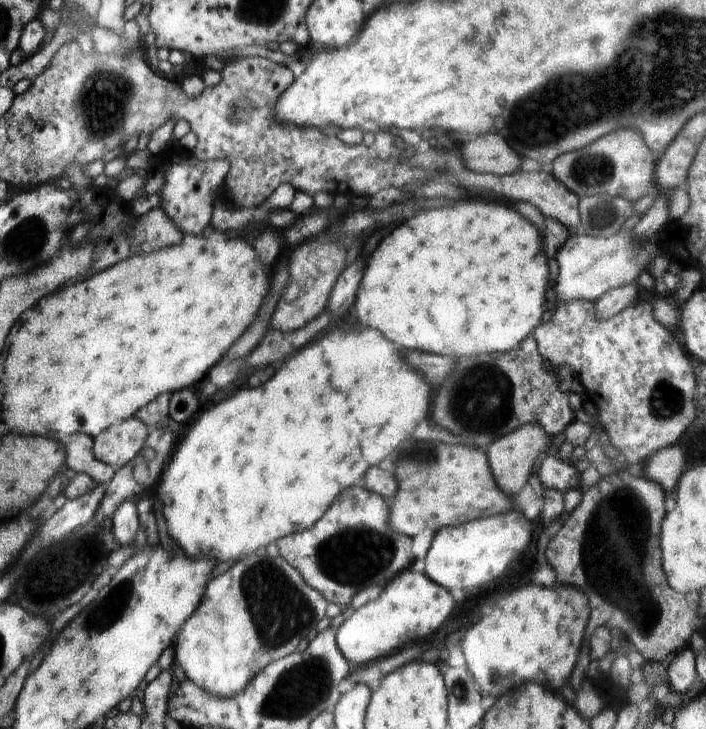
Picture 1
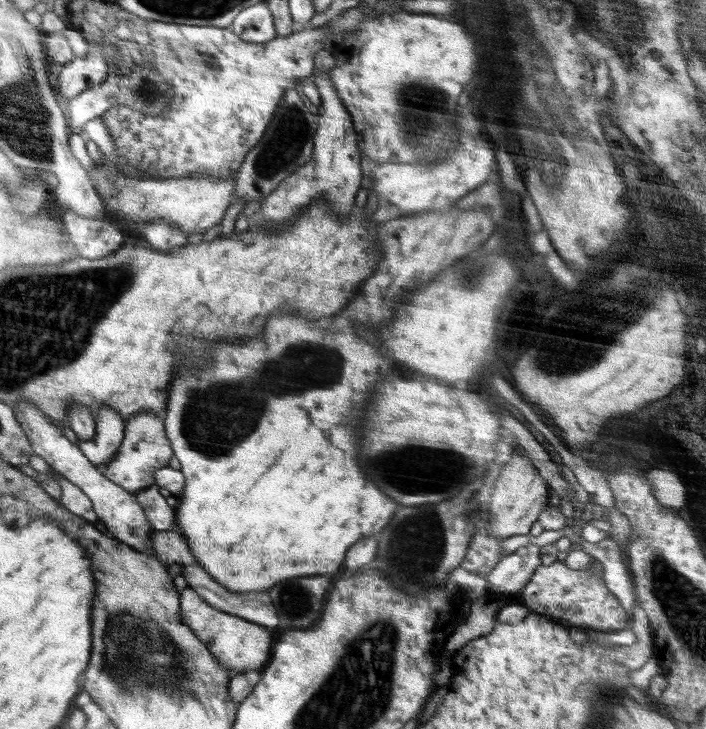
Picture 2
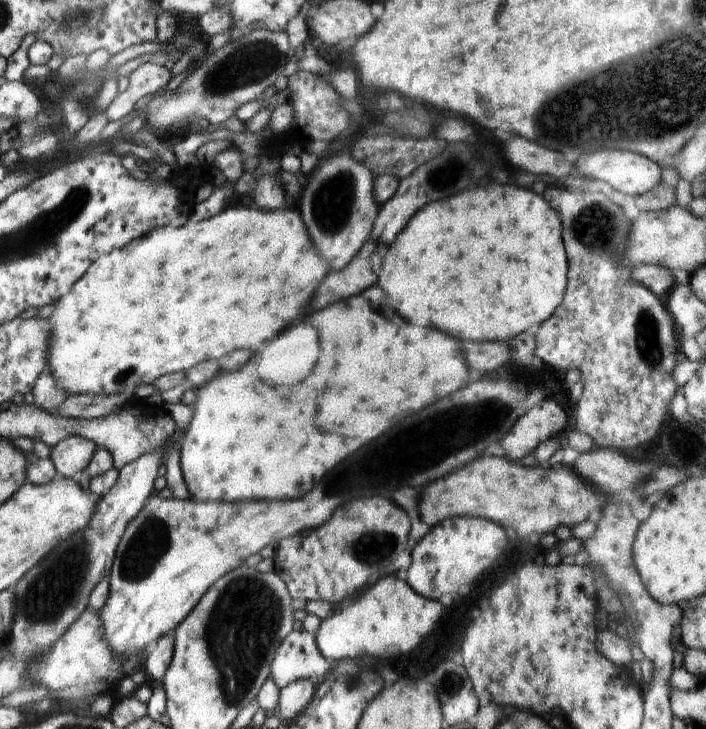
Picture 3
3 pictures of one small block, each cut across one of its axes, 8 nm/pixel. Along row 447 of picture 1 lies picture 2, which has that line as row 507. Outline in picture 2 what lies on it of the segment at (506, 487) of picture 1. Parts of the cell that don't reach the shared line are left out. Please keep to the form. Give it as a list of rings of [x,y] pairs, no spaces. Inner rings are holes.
[[[522,448],[510,454],[510,460],[502,467],[495,485],[491,501],[485,504],[490,511],[490,522],[486,529],[492,537],[504,540],[517,534],[528,534],[532,524],[539,520],[540,513],[550,507],[548,497],[551,489]]]

